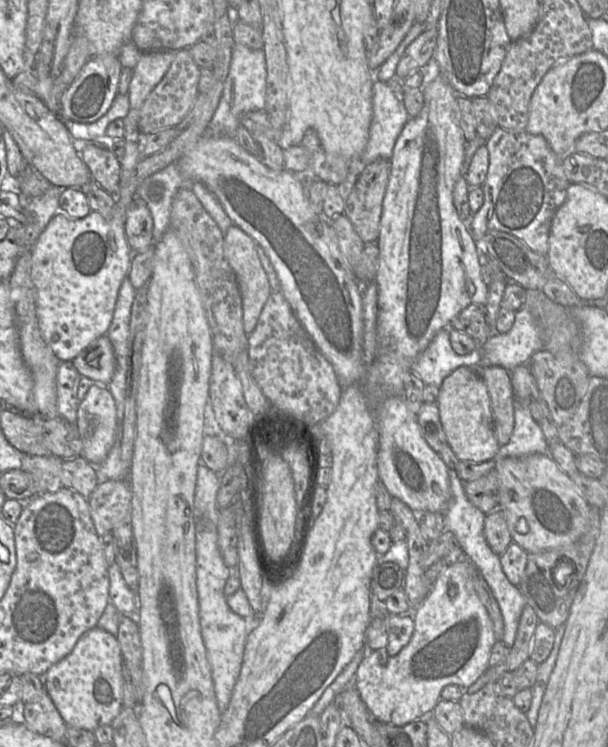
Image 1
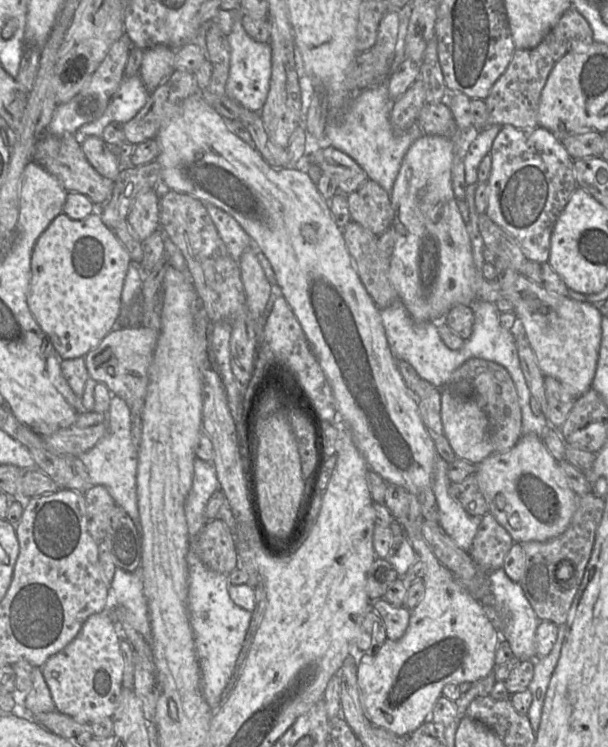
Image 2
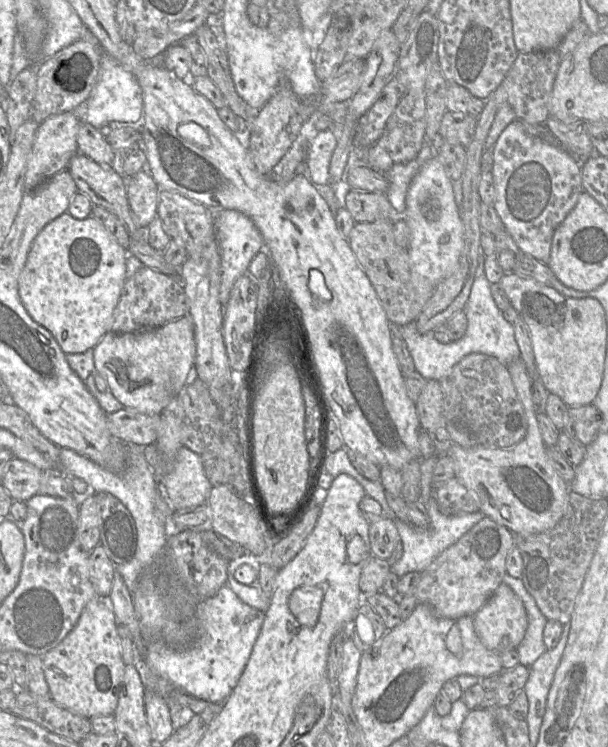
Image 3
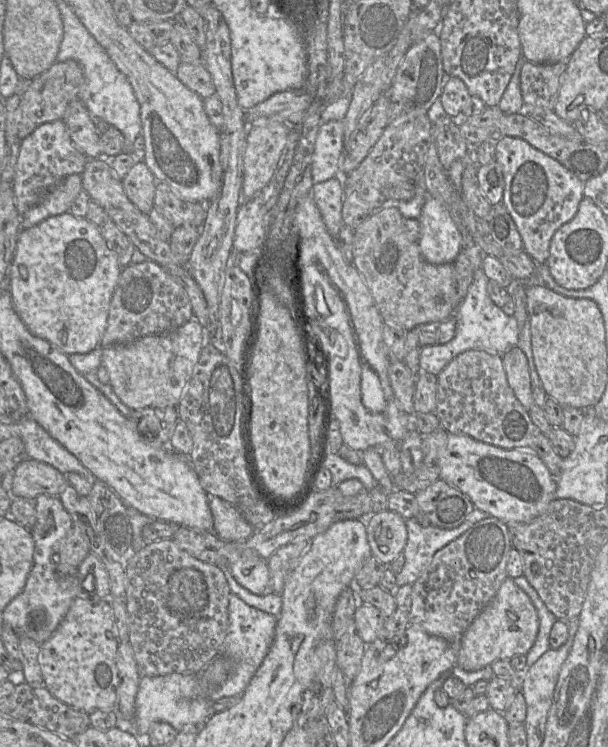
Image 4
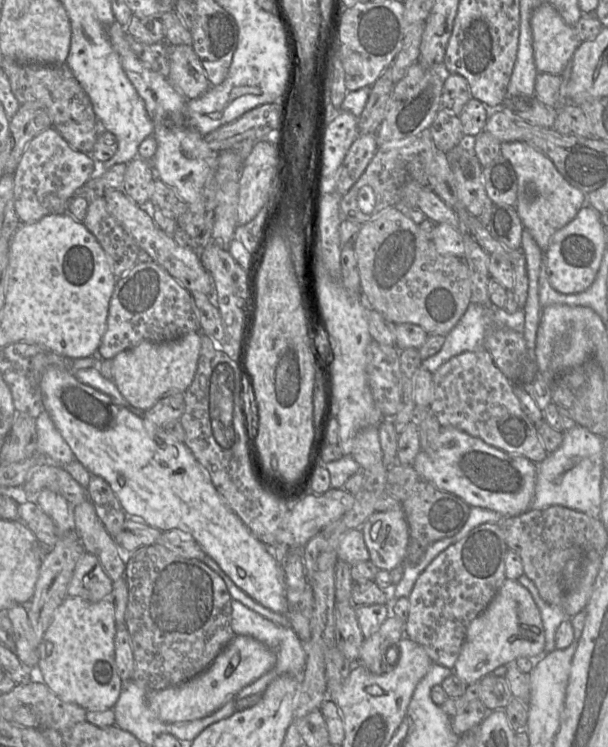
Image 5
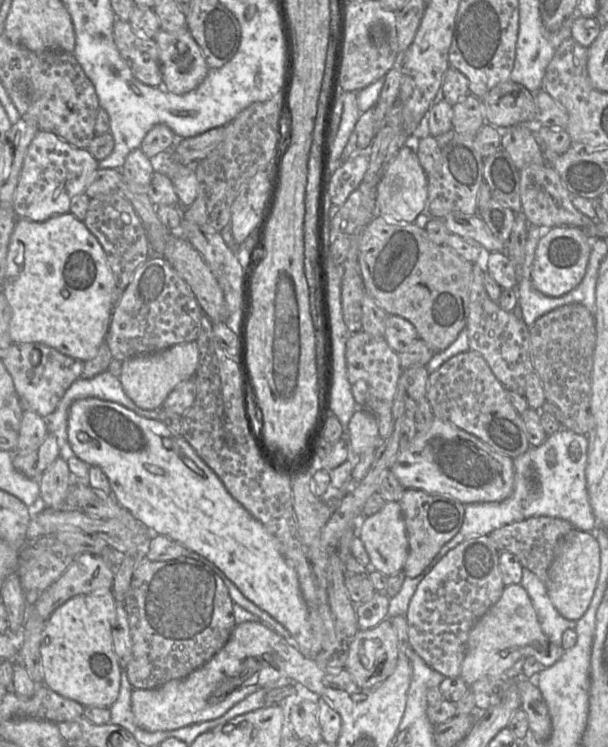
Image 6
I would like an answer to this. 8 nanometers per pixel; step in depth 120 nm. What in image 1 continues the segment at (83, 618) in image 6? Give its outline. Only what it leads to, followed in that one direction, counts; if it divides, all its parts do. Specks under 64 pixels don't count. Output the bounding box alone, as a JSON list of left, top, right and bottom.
[43,626,123,731]

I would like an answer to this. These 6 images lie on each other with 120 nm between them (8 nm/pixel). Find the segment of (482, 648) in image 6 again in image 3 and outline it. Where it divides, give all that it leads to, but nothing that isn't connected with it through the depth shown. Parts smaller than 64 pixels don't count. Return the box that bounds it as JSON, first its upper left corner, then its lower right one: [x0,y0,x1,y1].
[473,583,528,654]

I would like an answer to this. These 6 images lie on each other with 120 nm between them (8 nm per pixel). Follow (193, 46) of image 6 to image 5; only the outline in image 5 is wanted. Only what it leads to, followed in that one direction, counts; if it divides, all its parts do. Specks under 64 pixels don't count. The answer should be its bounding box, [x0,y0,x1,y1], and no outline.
[168,45,210,99]

